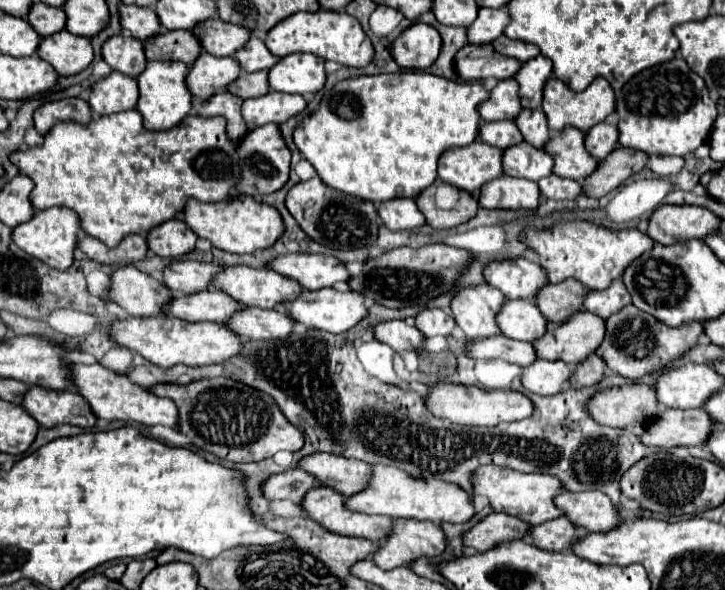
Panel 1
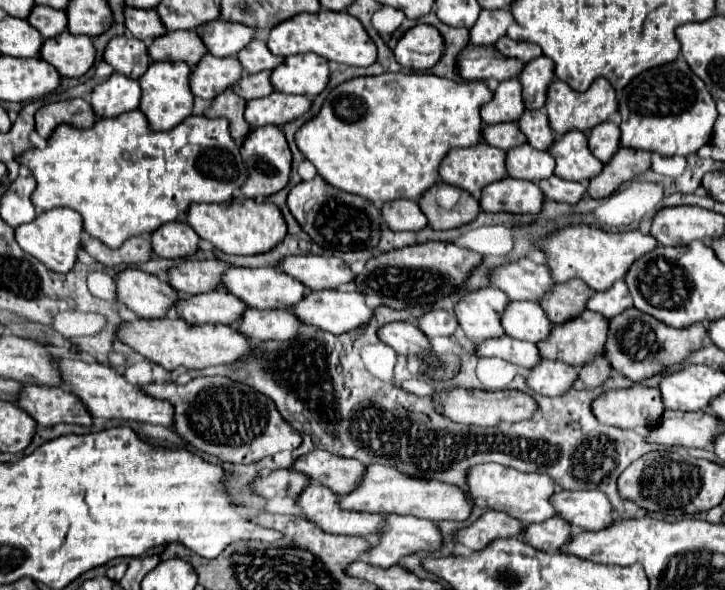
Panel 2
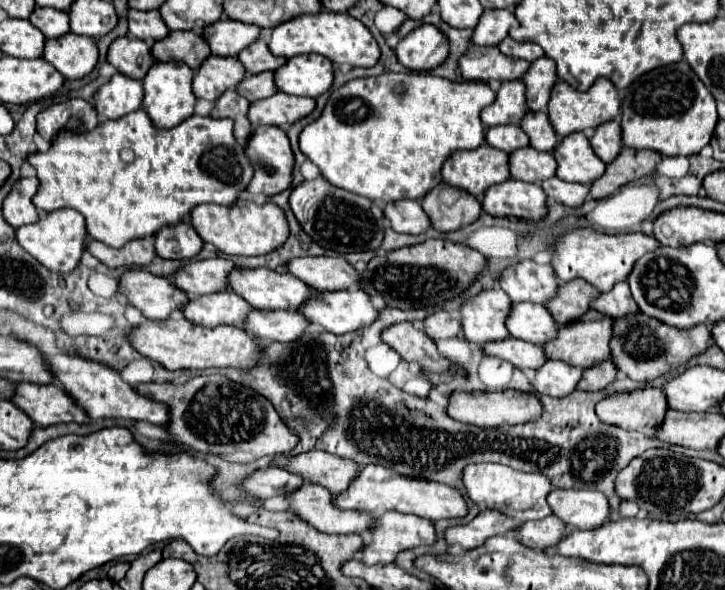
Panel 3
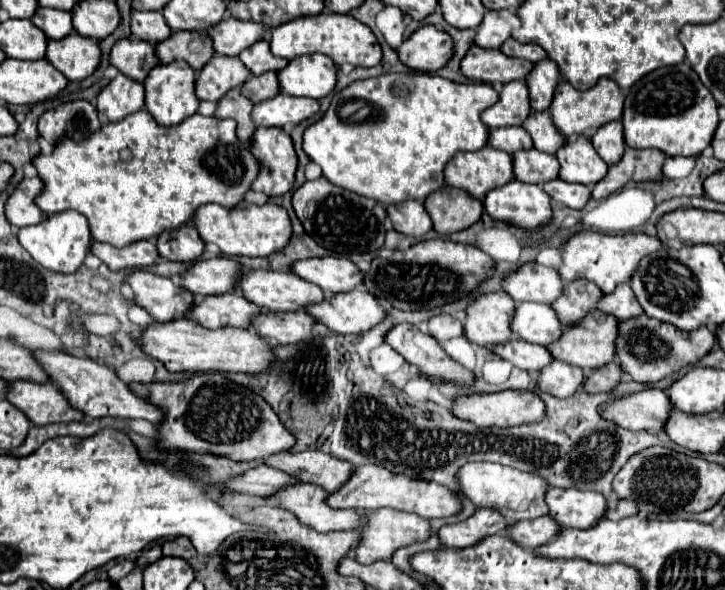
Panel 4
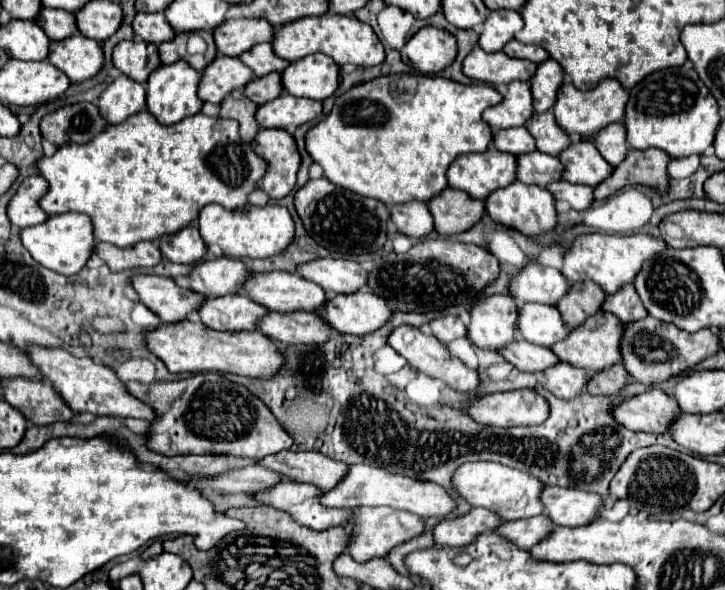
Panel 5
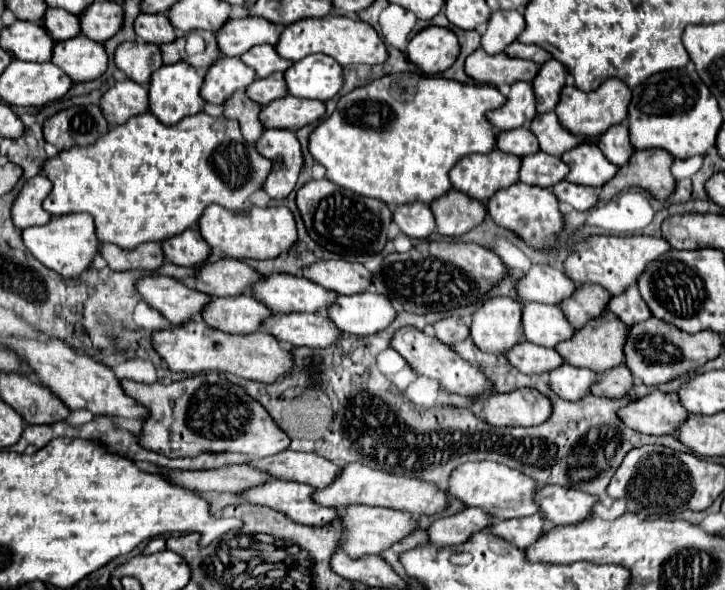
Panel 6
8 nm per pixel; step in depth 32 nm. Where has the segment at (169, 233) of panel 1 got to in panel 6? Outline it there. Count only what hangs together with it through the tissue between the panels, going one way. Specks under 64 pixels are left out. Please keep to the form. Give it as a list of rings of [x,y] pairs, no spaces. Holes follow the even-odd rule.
[[[196,228],[186,230],[186,234],[178,234],[178,238],[170,238],[170,242],[164,242],[162,248],[168,262],[188,268],[202,266],[212,252]]]

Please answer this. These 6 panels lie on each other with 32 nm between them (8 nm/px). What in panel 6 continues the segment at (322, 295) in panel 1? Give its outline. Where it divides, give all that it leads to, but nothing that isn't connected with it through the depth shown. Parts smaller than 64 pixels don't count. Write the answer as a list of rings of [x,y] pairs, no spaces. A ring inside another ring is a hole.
[[[368,290],[354,296],[338,296],[328,316],[342,332],[370,336],[386,330],[398,314],[388,298]]]

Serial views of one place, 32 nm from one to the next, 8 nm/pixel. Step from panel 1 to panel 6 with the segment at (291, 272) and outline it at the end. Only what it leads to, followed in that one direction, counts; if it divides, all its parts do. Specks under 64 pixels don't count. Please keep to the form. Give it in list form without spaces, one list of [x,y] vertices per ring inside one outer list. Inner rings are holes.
[[[344,258],[316,262],[310,268],[304,268],[302,274],[326,290],[346,296],[360,294],[372,286],[372,272],[361,263]]]

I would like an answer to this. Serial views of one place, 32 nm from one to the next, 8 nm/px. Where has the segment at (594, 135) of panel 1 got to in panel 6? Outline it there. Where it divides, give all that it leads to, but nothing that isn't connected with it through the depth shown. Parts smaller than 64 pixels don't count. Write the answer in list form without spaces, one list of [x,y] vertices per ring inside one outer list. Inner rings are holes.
[[[624,124],[610,126],[610,130],[606,130],[606,134],[602,134],[602,138],[598,138],[596,144],[602,150],[602,154],[616,166],[624,166],[626,162],[630,162],[634,154],[630,132],[628,132],[628,126]]]

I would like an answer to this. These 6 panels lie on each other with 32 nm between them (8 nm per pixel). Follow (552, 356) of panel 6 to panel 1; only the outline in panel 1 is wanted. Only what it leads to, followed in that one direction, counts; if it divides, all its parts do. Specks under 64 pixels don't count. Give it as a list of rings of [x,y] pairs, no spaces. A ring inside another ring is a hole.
[[[494,336],[494,338],[482,338],[470,344],[468,356],[474,360],[482,358],[500,358],[518,366],[530,366],[534,364],[536,350],[530,342],[520,342],[520,340],[510,340],[506,336]]]

